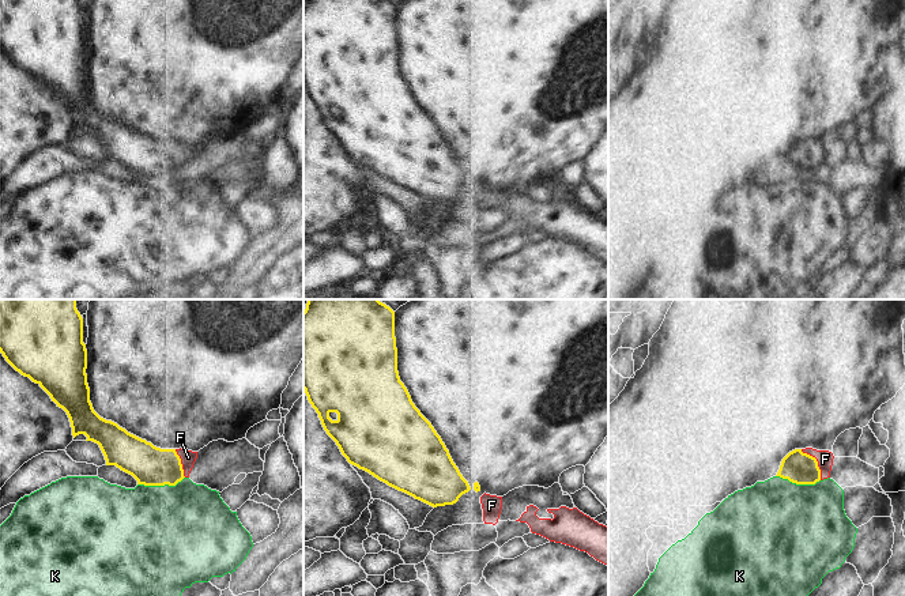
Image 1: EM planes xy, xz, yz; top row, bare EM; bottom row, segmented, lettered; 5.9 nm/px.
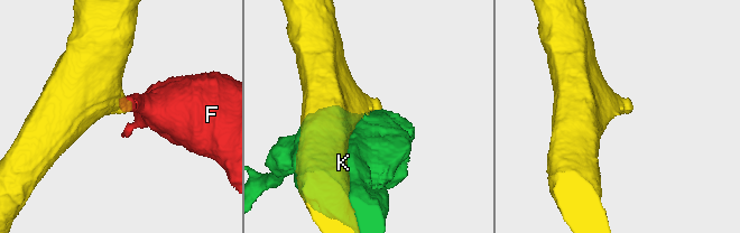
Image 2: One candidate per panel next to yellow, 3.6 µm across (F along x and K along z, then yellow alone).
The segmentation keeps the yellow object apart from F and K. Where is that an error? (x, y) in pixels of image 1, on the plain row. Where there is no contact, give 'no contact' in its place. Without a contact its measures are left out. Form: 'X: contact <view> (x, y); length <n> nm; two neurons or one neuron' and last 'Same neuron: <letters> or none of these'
F: contact yz (817, 157); length 220 nm; one neuron
K: contact xy (161, 180); length 280 nm; two neurons
Same neuron: F

